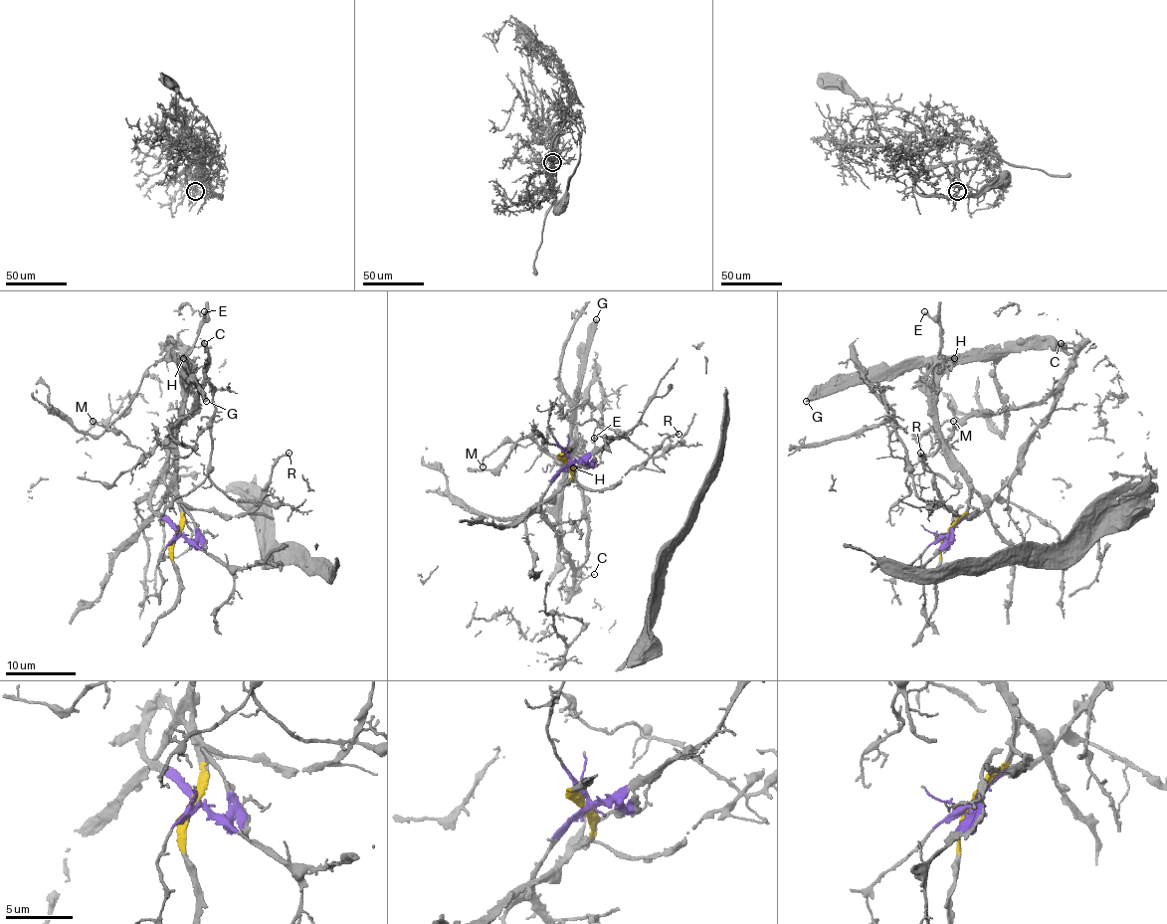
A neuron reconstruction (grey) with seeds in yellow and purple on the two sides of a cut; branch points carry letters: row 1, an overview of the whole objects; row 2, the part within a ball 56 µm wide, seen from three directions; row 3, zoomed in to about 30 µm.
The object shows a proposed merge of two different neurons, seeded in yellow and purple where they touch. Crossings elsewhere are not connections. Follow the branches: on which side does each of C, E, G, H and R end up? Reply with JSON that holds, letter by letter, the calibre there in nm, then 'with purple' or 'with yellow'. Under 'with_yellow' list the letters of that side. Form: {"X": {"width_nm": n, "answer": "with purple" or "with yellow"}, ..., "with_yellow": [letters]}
{"C": {"width_nm": 140, "answer": "with purple"}, "E": {"width_nm": 200, "answer": "with yellow"}, "G": {"width_nm": 460, "answer": "with yellow"}, "H": {"width_nm": 200, "answer": "with yellow"}, "R": {"width_nm": 180, "answer": "with yellow"}, "with_yellow": ["E", "G", "H", "R"]}

